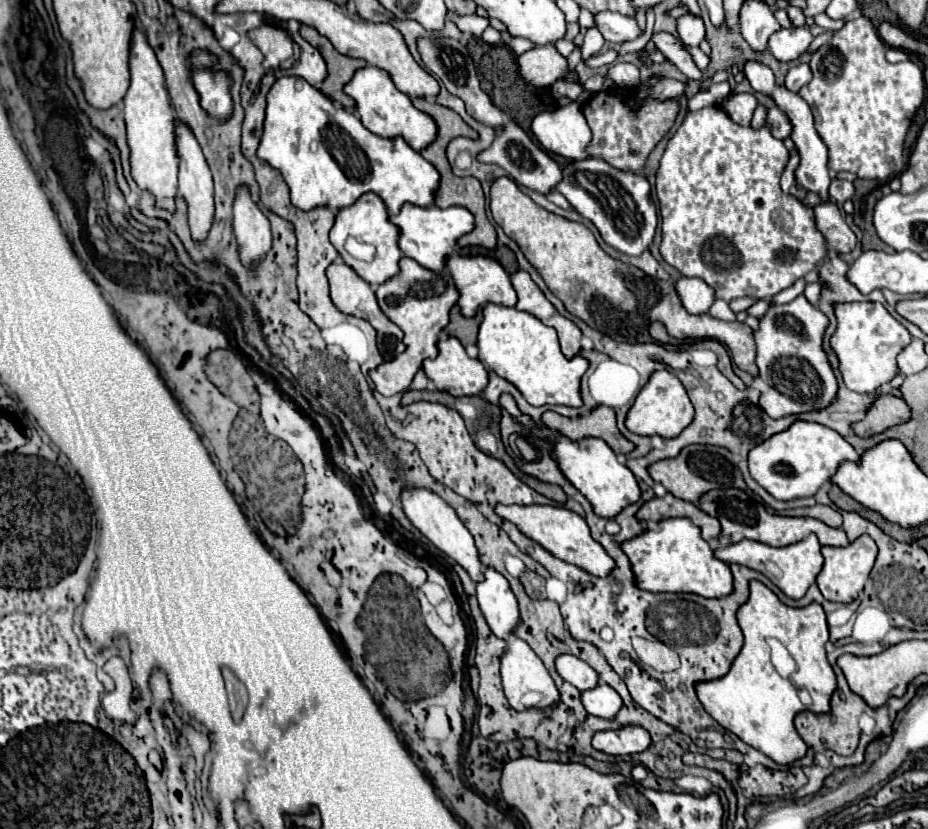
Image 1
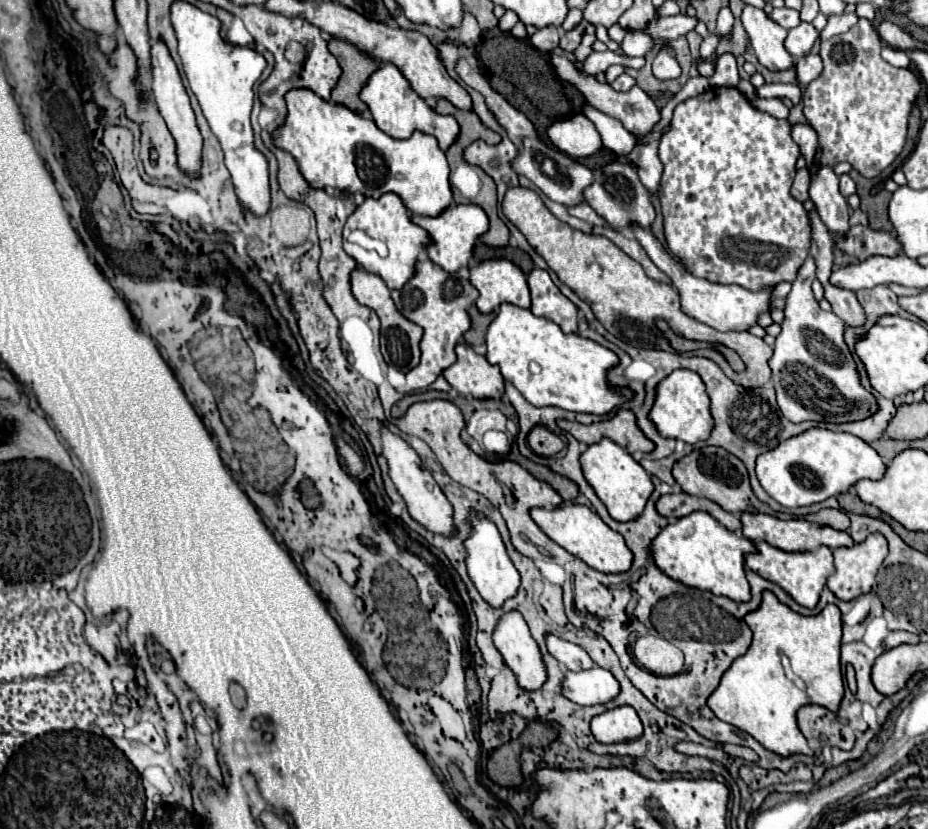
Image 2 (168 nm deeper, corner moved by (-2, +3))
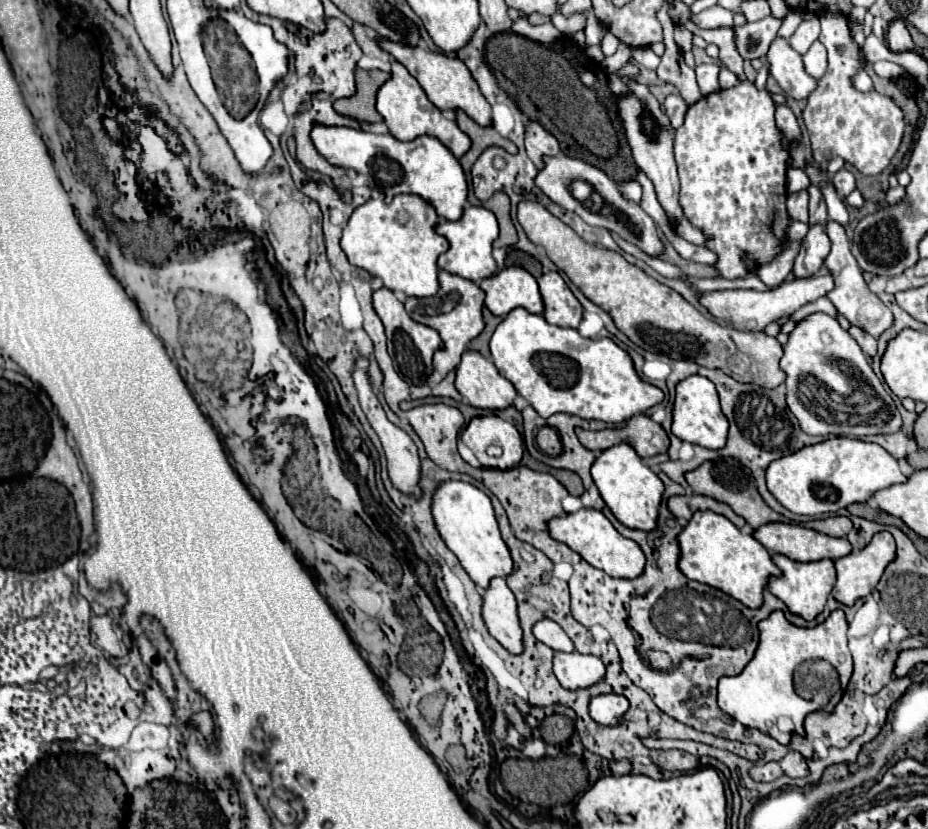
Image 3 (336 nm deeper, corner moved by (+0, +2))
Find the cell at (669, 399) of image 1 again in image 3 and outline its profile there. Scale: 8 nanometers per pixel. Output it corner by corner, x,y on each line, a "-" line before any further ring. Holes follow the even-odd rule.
688,376
676,384
676,398
672,408
672,434
684,442
718,450
726,444
728,422
720,410
714,384
704,376

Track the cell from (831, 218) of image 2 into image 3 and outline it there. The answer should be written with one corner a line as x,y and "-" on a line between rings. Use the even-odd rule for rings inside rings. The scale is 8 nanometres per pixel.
828,220
828,222
826,222
826,234
828,234
828,238
830,238
832,250
830,250
830,254
826,256
824,266
832,272
834,282
836,282
834,290
826,294
826,296
828,300
836,306
836,310
846,316
846,320
848,320
850,324
856,324
856,326
860,326
862,330
866,330
868,334
872,334
874,338
878,338
880,332
884,332
884,330
892,324
892,312
890,312
890,310
880,302
880,298
878,298
874,292
870,292
870,288
866,286
866,282
864,282
864,278
862,278
862,270
860,270
860,266
856,264
856,258
854,258
852,252
850,252
850,238
846,236
844,226
838,224
836,220

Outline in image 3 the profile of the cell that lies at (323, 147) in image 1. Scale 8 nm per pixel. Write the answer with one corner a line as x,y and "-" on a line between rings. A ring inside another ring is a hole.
320,122
312,124
312,144
328,164
336,168
354,170
368,178
372,190
382,192
386,198
396,194
416,194
434,206
436,214
444,220
458,220
466,206
466,178
458,160
450,150
432,136
418,136
410,142
400,142
390,134
372,134
348,126
326,126

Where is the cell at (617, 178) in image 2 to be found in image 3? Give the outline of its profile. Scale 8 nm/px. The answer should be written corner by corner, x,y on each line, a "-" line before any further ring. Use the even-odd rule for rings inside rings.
628,180
628,182
622,182
620,184
620,192
626,200
630,202
636,202
640,204
642,202
642,186
636,182
636,180

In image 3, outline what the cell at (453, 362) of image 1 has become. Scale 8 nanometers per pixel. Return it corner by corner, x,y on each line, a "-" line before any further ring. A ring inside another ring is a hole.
466,350
462,354
462,362
458,364
458,370
456,370
456,390
474,408
482,408
482,410
508,408
508,406
512,406
512,402
516,398
514,386
500,374
500,370
494,366
494,362
486,360
480,352
474,352
474,350

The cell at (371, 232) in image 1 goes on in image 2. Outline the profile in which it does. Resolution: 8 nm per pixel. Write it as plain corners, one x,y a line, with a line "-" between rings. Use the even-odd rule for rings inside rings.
386,193
386,195
382,195
380,199
368,197
362,205
356,207
356,211
348,217
346,227
344,227
344,251
346,251
350,257
354,257
368,273
380,275
390,289
402,289
402,287
406,285
406,281
412,279
412,275
414,275
414,271
416,271
416,261
418,261
420,253
428,249
430,243
432,243
430,235
428,235
422,227
418,227
416,223
412,223
412,217
410,217
406,205
402,203
402,199
400,199
396,193
-
354,229
362,229
362,231
370,233
372,237
382,239
382,241
388,245
388,251
390,251
388,257
386,257
386,259
374,257
374,255
372,255
372,257
366,257
362,247
348,243
346,237
348,237
350,231
354,231

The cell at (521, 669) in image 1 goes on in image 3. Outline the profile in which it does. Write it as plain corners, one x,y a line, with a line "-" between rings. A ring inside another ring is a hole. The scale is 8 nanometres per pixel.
492,578
490,586
484,594
482,618
486,622
488,632
514,656
522,654
522,628
516,610
516,598
512,590
506,586
504,578

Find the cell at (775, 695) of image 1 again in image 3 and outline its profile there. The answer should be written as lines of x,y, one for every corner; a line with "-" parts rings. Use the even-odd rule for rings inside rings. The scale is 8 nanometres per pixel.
774,610
768,618
758,622
758,630
760,630
760,642
758,642
754,658
734,678
732,676
720,678
718,708
724,714
738,720
740,724
744,724
746,728
756,728
756,730
768,734
770,738
774,738
776,742
788,746
790,736
778,730
778,726
776,726
778,718
788,716
794,722
794,734
804,736
804,728
802,728
804,716
810,712
822,710
820,704
804,700
796,694
792,674
798,668
798,664
802,664
804,660
822,658
836,668
836,672
840,676
840,686
844,690
852,676
852,656
850,656
848,638
846,638
848,622
846,622
842,610
834,610
826,618
826,622
822,622
814,628
802,628
802,626
794,626
792,622
788,622
784,618
782,610

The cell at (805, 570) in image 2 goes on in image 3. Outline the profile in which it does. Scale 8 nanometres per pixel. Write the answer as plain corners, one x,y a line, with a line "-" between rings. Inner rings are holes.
772,554
772,562
780,568
780,576
770,576
768,580
768,590
780,598
790,612
800,614
804,620
814,620
826,604
826,598
834,586
836,580
836,570
832,560
816,560
816,562
796,562
790,560
788,556
782,554

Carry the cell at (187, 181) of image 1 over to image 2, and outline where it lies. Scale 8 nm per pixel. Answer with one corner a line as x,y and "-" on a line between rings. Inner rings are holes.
154,41
152,49
150,49
150,73
152,73
152,93
154,93
154,101
158,103
160,115
164,117
170,133
176,139
176,147
178,147
178,165
190,173
190,175
198,175
200,169
200,151
202,151
202,135
196,127
196,119
194,119
194,111
190,107
190,99
188,93
182,85
178,67
174,63
174,59
168,53
168,47
164,45
164,41

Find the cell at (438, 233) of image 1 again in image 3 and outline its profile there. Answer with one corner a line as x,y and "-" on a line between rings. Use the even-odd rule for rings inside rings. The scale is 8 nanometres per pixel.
466,206
460,220
442,222
436,226
436,232
450,242
450,248
438,258
438,266
442,270
472,280
476,284
480,284
484,278
492,276
498,270
492,258
492,242
498,238
498,222
490,210
482,206

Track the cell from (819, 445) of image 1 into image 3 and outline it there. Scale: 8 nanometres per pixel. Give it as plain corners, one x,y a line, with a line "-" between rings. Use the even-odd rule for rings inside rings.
828,438
824,442
804,446
794,454
770,462
766,470
766,484
772,496
790,512
816,516
824,512
838,512
854,502
866,502
876,490
906,482
898,468
898,460
882,446
852,438

